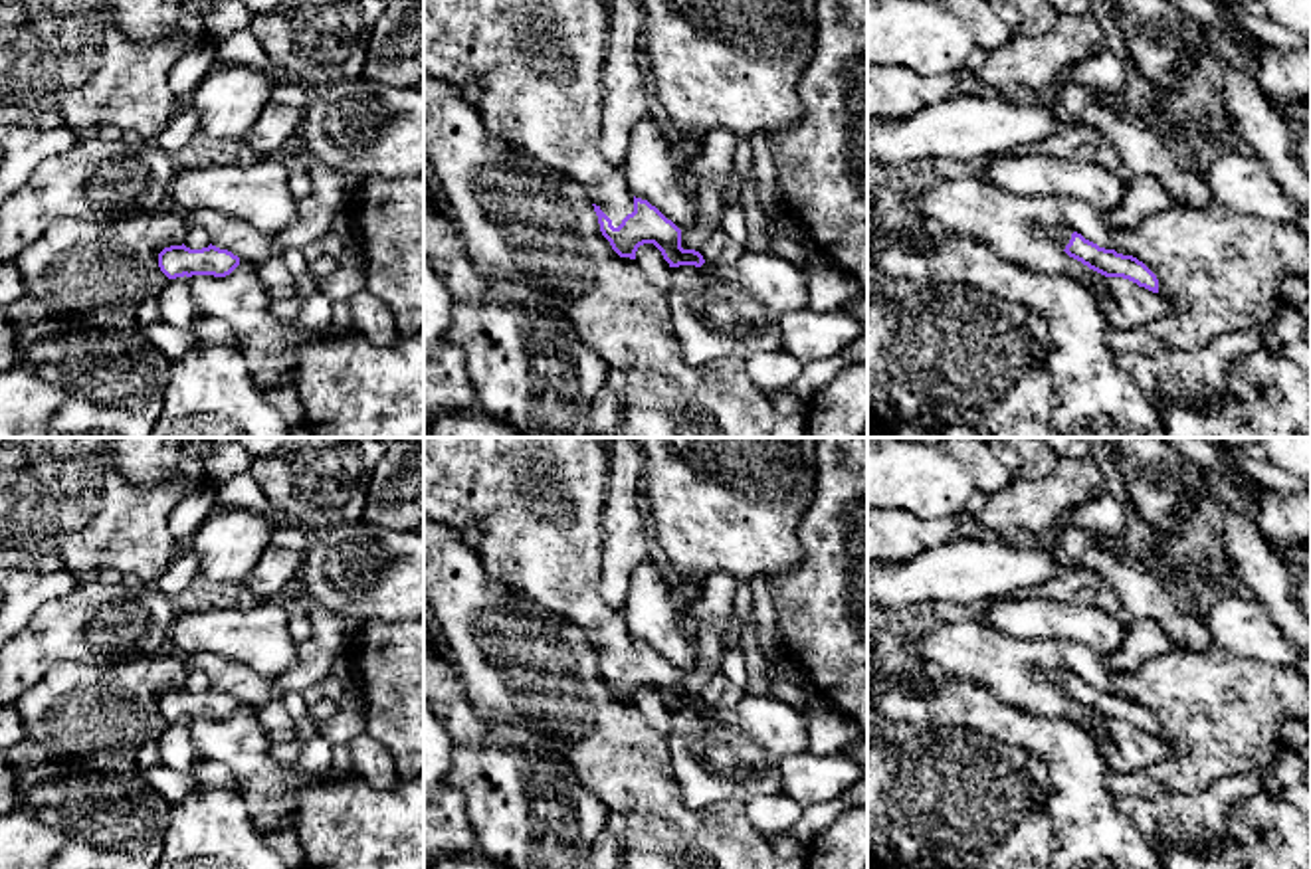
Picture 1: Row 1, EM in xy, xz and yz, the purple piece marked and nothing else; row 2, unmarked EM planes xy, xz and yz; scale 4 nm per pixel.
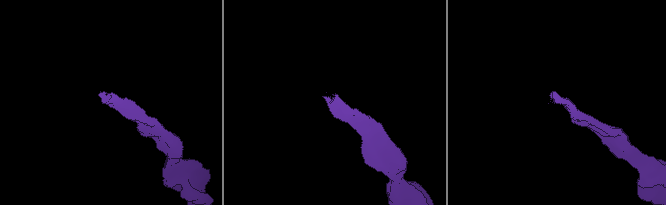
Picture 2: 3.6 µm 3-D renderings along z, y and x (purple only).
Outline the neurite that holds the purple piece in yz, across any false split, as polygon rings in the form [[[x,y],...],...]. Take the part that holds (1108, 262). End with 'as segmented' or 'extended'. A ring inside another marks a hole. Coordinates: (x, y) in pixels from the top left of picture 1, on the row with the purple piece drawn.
[[[1067,226],[1038,228],[1036,232],[1040,238],[1056,240],[1069,257],[1081,261],[1089,269],[1105,277],[1129,279],[1139,287],[1159,293],[1157,275],[1137,257],[1099,247],[1097,243],[1085,240],[1081,234],[1069,230]]]; extended

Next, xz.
[[[424,0],[424,75],[432,79],[442,79],[463,87],[473,77],[481,75],[487,81],[487,89],[477,103],[485,129],[497,139],[515,148],[515,152],[531,162],[549,166],[553,170],[562,172],[570,182],[578,184],[588,200],[594,206],[598,216],[600,232],[610,241],[612,249],[620,257],[636,259],[636,251],[644,243],[654,243],[669,267],[679,265],[695,265],[701,267],[705,263],[703,255],[695,249],[681,247],[681,230],[667,220],[656,206],[648,200],[636,198],[630,192],[624,166],[610,164],[600,150],[600,101],[602,101],[602,63],[608,51],[608,6],[606,0]]]; extended

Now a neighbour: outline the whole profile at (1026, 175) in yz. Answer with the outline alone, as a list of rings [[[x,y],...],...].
[[[1024,150],[992,156],[984,180],[1026,198],[1075,198],[1099,212],[1121,206],[1127,194],[1127,182],[1099,164]]]

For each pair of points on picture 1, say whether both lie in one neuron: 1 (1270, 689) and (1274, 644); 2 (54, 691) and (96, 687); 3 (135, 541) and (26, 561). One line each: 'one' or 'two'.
1: two
2: one
3: two

